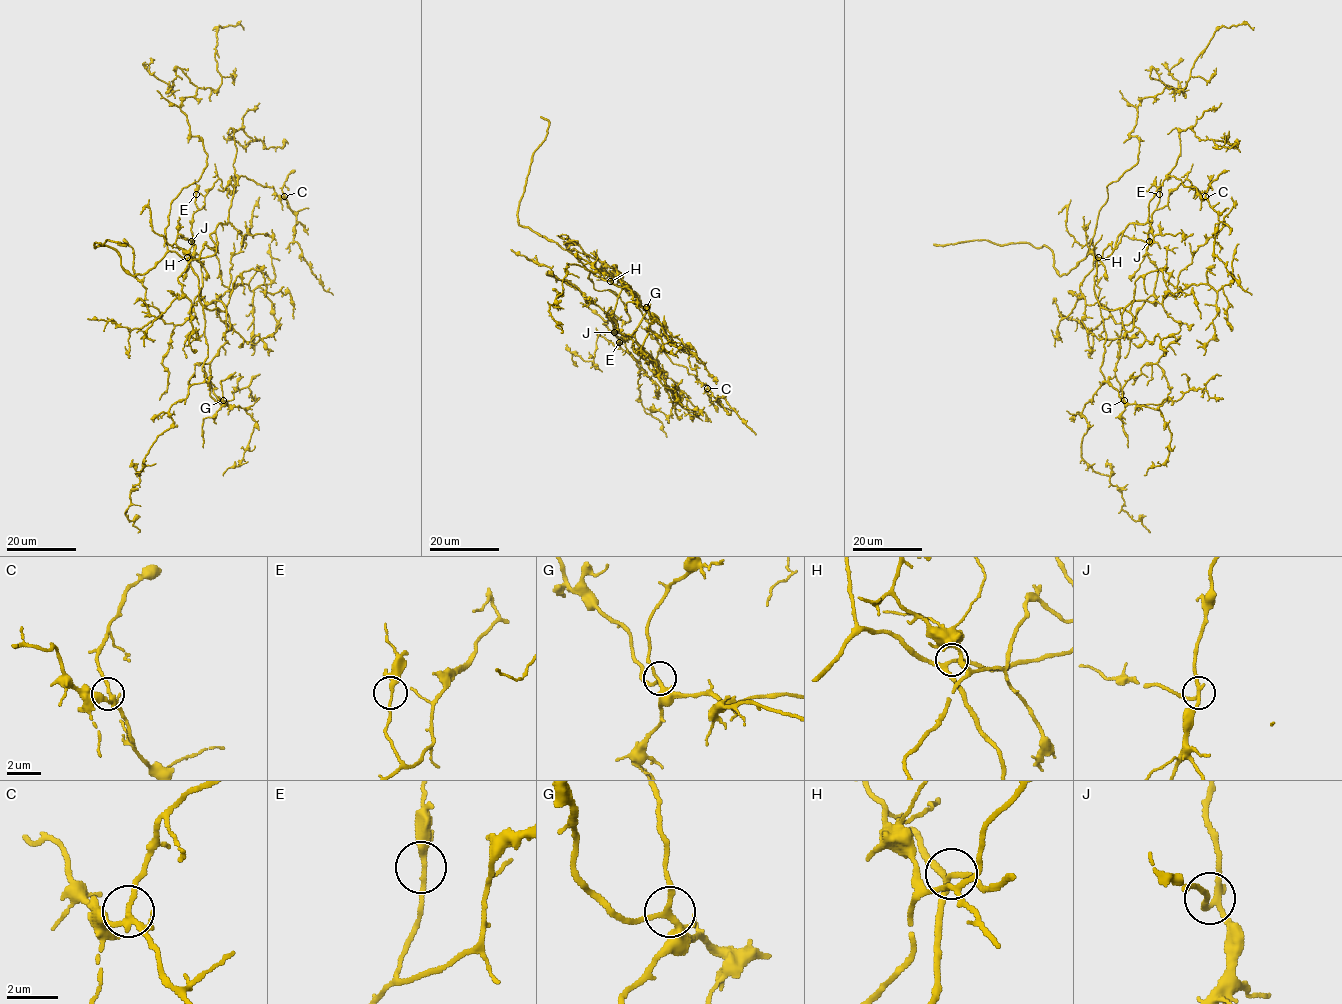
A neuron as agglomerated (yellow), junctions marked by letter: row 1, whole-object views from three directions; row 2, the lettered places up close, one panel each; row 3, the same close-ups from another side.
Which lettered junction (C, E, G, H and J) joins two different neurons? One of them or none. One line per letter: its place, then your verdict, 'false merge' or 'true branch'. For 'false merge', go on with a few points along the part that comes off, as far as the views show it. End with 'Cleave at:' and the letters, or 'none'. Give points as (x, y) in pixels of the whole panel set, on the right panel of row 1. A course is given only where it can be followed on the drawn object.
C: place (1205, 196); true branch
E: place (1159, 194); true branch
G: place (1124, 400); true branch
H: place (1098, 257); true branch
J: place (1149, 241); true branch
Cleave at: none

